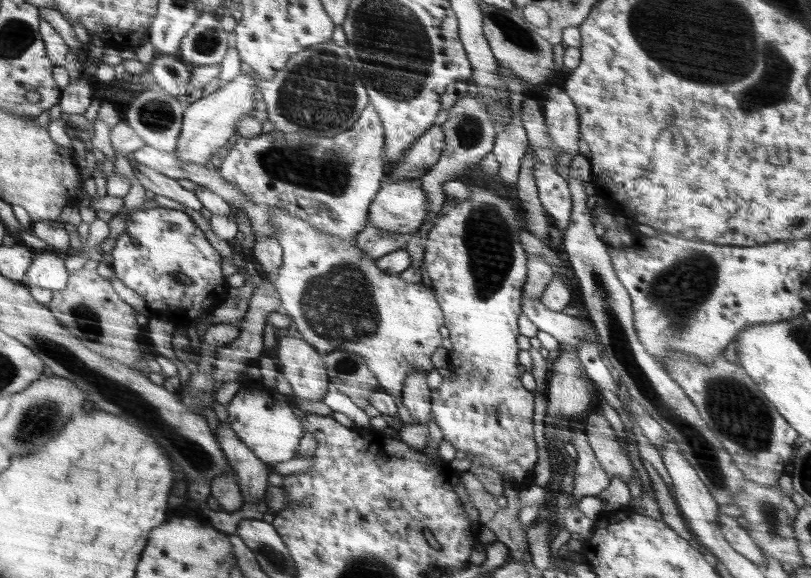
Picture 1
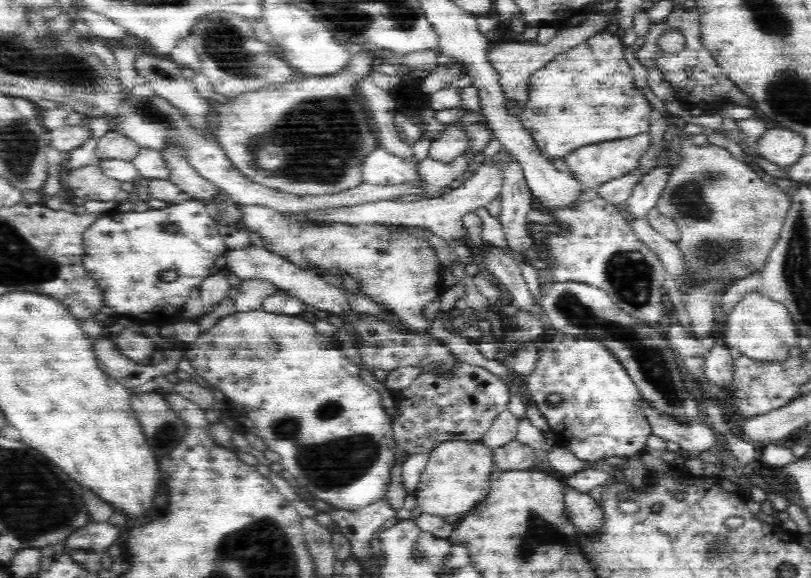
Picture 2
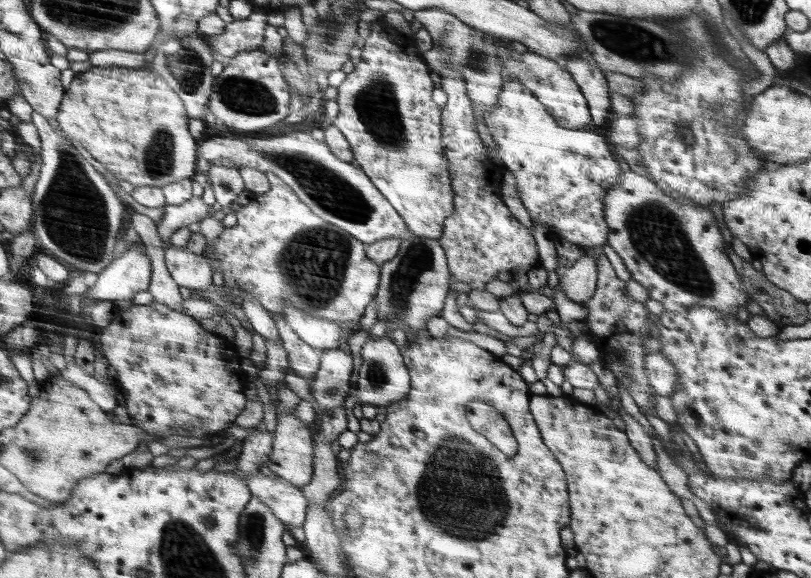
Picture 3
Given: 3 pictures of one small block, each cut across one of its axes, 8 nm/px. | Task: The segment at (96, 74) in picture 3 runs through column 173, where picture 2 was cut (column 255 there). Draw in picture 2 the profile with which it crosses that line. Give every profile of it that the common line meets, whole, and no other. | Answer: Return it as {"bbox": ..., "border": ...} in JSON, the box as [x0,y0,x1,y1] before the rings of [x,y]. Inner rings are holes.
{"bbox":[212,45,380,197],"border":[[[367,45],[363,47],[364,51],[361,55],[354,56],[352,64],[344,68],[343,72],[325,76],[294,75],[292,80],[284,80],[284,82],[278,82],[278,84],[264,85],[257,89],[246,89],[245,91],[240,91],[240,94],[236,93],[235,95],[218,98],[218,104],[212,108],[214,111],[214,130],[212,133],[220,143],[229,161],[234,165],[234,168],[237,168],[242,173],[244,178],[251,180],[254,184],[269,188],[270,190],[300,197],[340,194],[364,182],[364,160],[380,147],[380,139],[377,134],[374,134],[374,130],[372,130],[372,126],[370,126],[370,114],[368,114],[368,110],[364,108],[364,104],[362,104],[360,98],[358,98],[358,84],[362,84],[362,80],[368,79],[369,71],[372,70],[371,67],[374,63],[372,60],[376,60],[374,53],[372,53],[373,49]]]}

